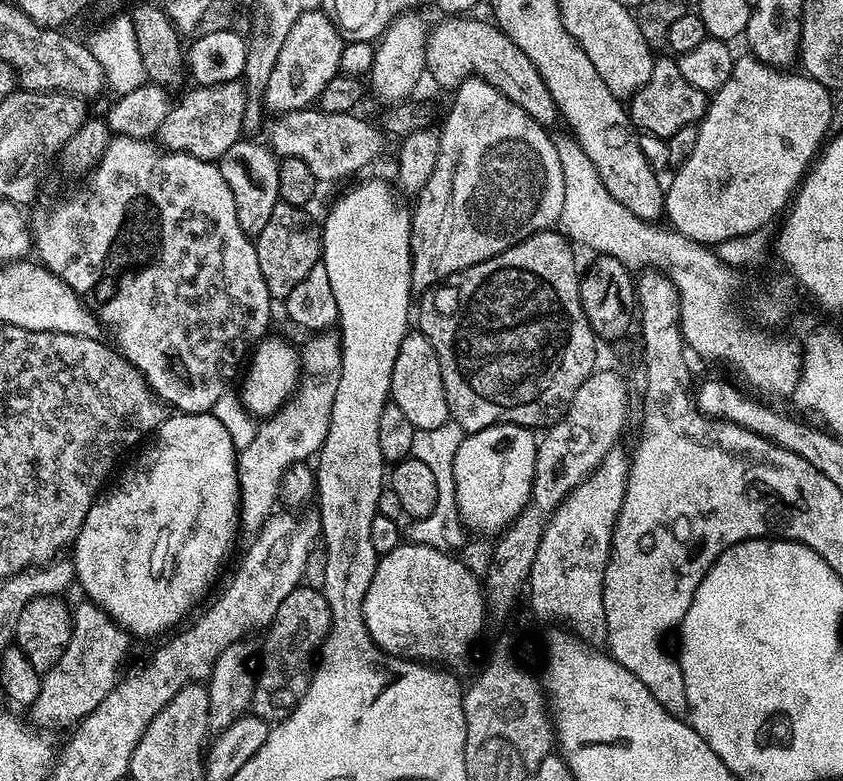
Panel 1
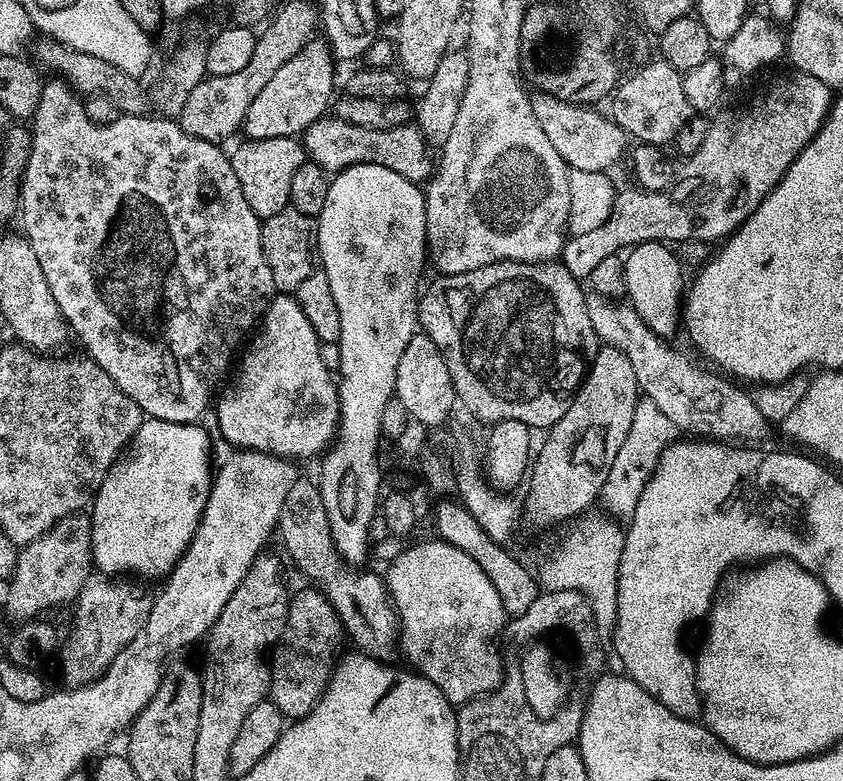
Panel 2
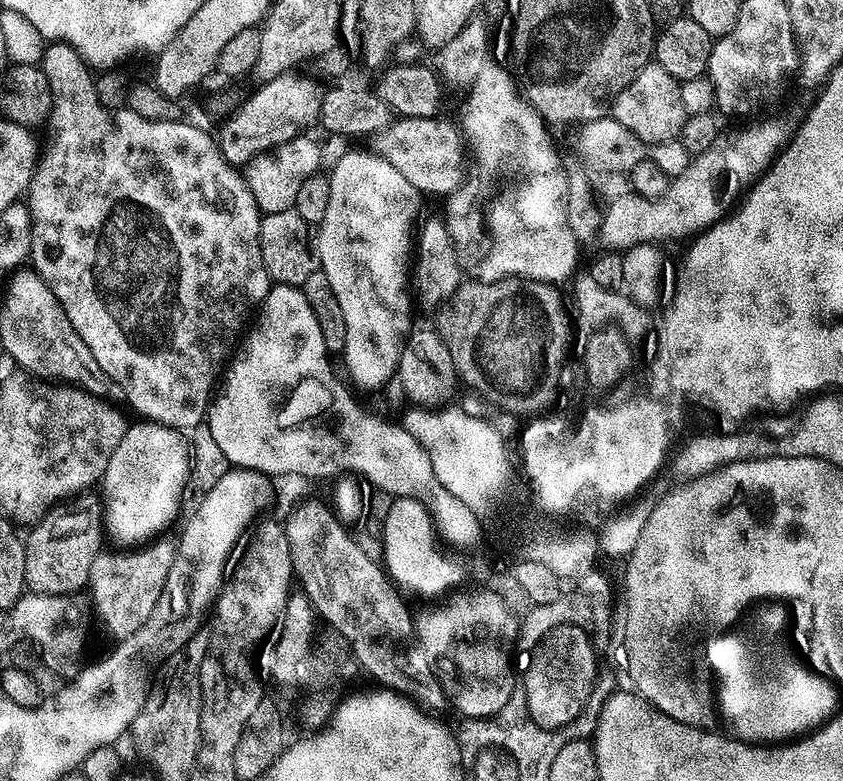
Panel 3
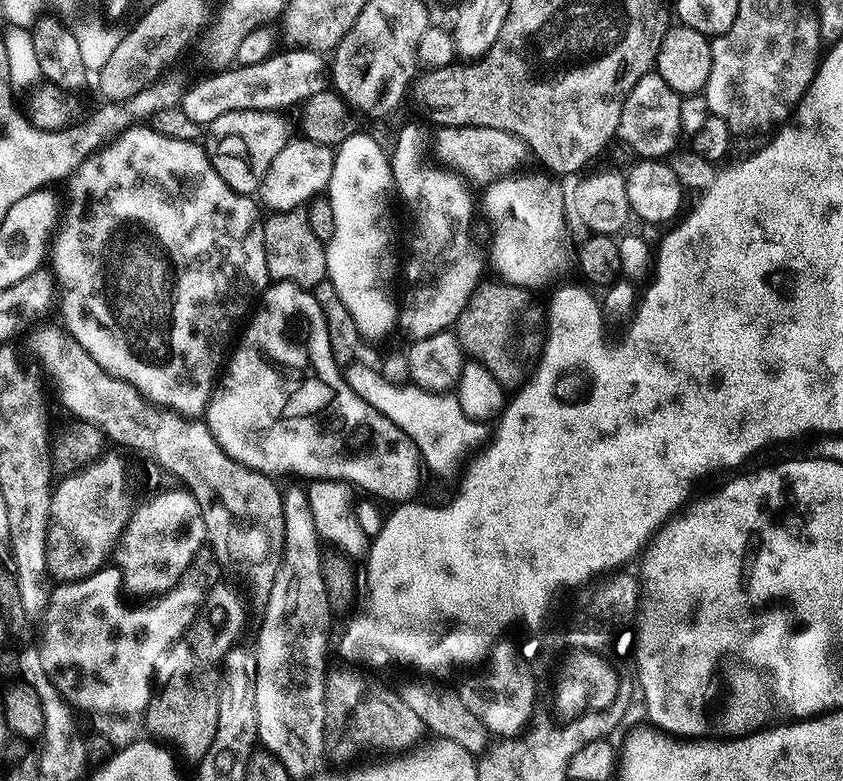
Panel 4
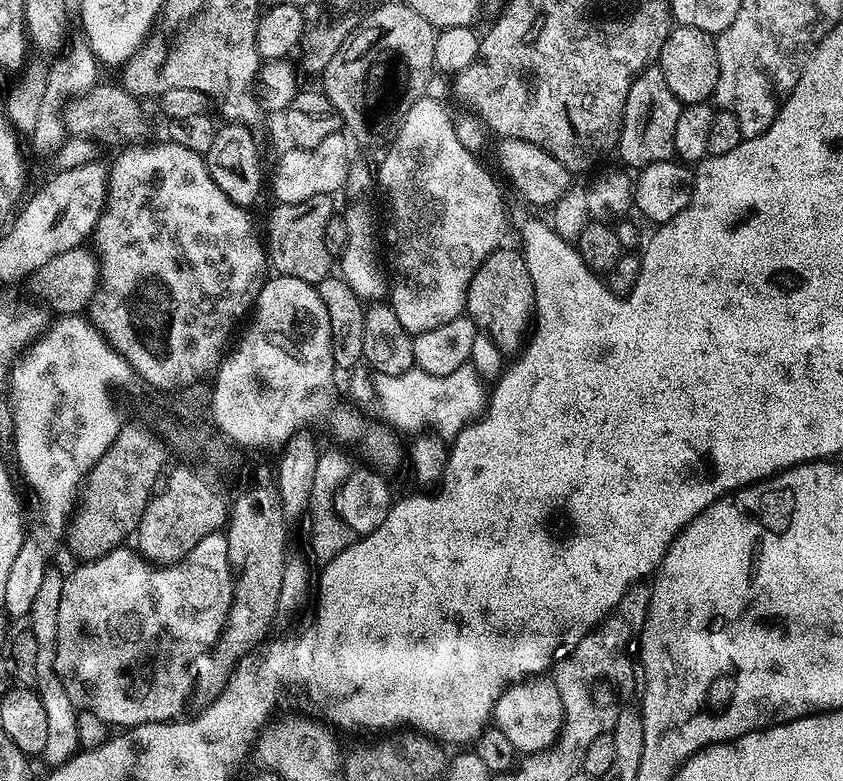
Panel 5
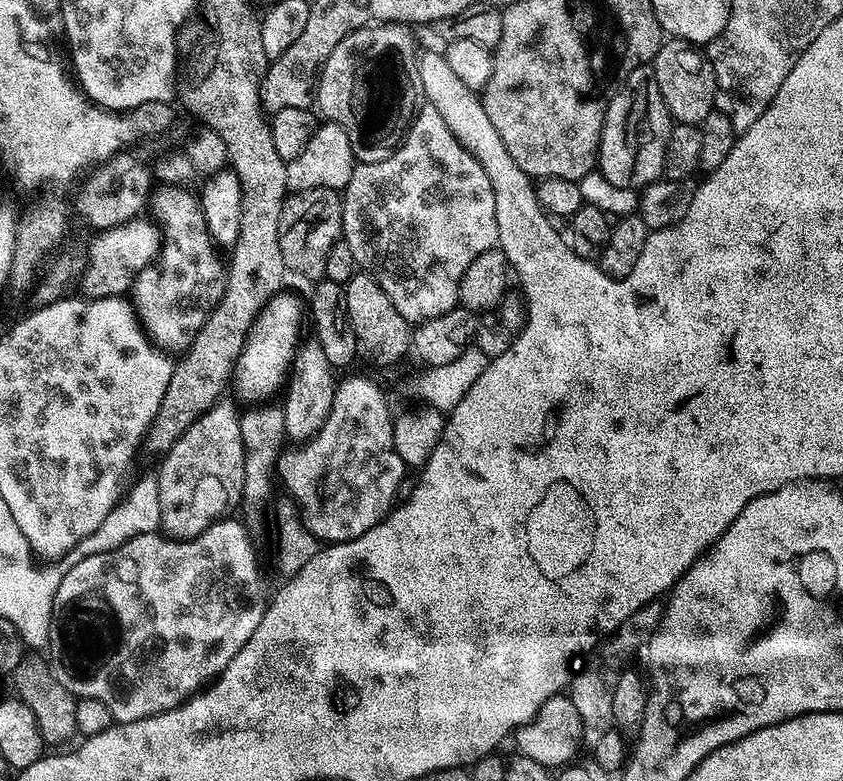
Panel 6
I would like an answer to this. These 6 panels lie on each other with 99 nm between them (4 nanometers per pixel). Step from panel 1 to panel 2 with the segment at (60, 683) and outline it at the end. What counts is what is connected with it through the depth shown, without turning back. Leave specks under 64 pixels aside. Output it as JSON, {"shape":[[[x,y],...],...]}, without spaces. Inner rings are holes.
{"shape":[[[93,574],[89,576],[86,586],[76,595],[74,609],[76,617],[72,620],[72,633],[68,636],[68,641],[63,641],[59,649],[60,672],[64,675],[64,680],[69,689],[81,688],[84,684],[93,684],[108,669],[110,662],[118,658],[118,654],[131,642],[134,634],[138,634],[144,629],[146,618],[150,614],[153,601],[148,600],[148,596],[140,588],[135,588],[132,584],[119,584],[119,579],[109,578],[104,574]]]}

